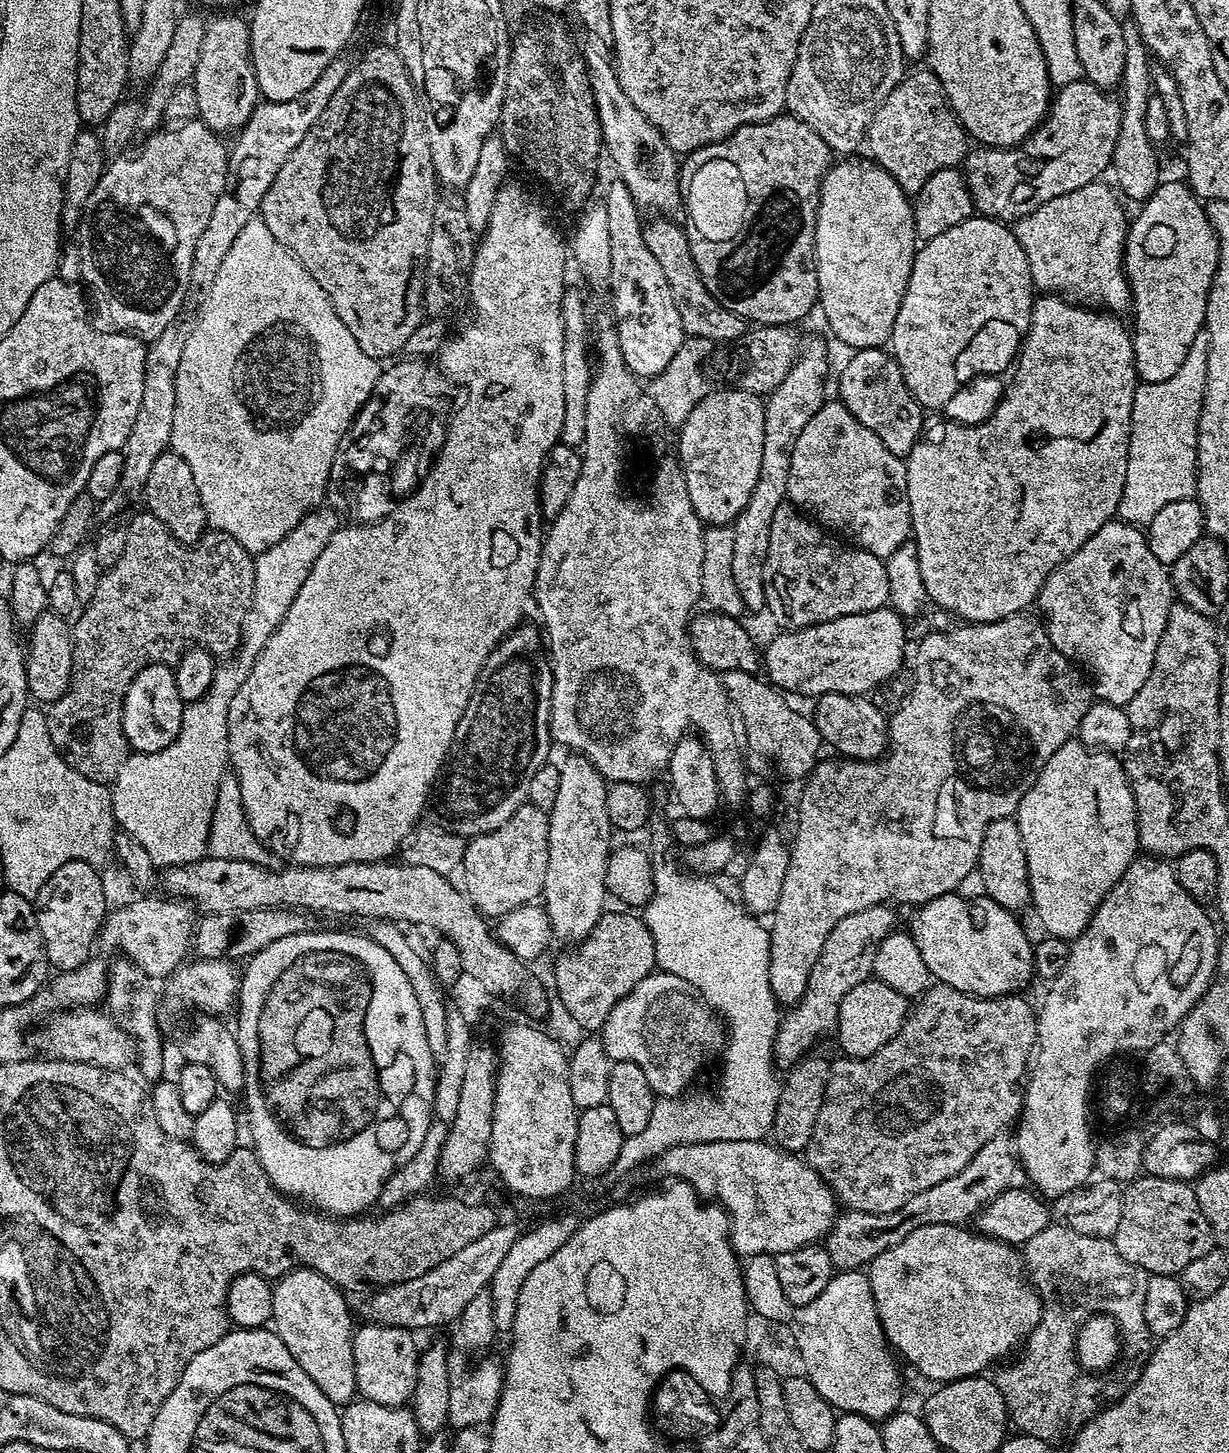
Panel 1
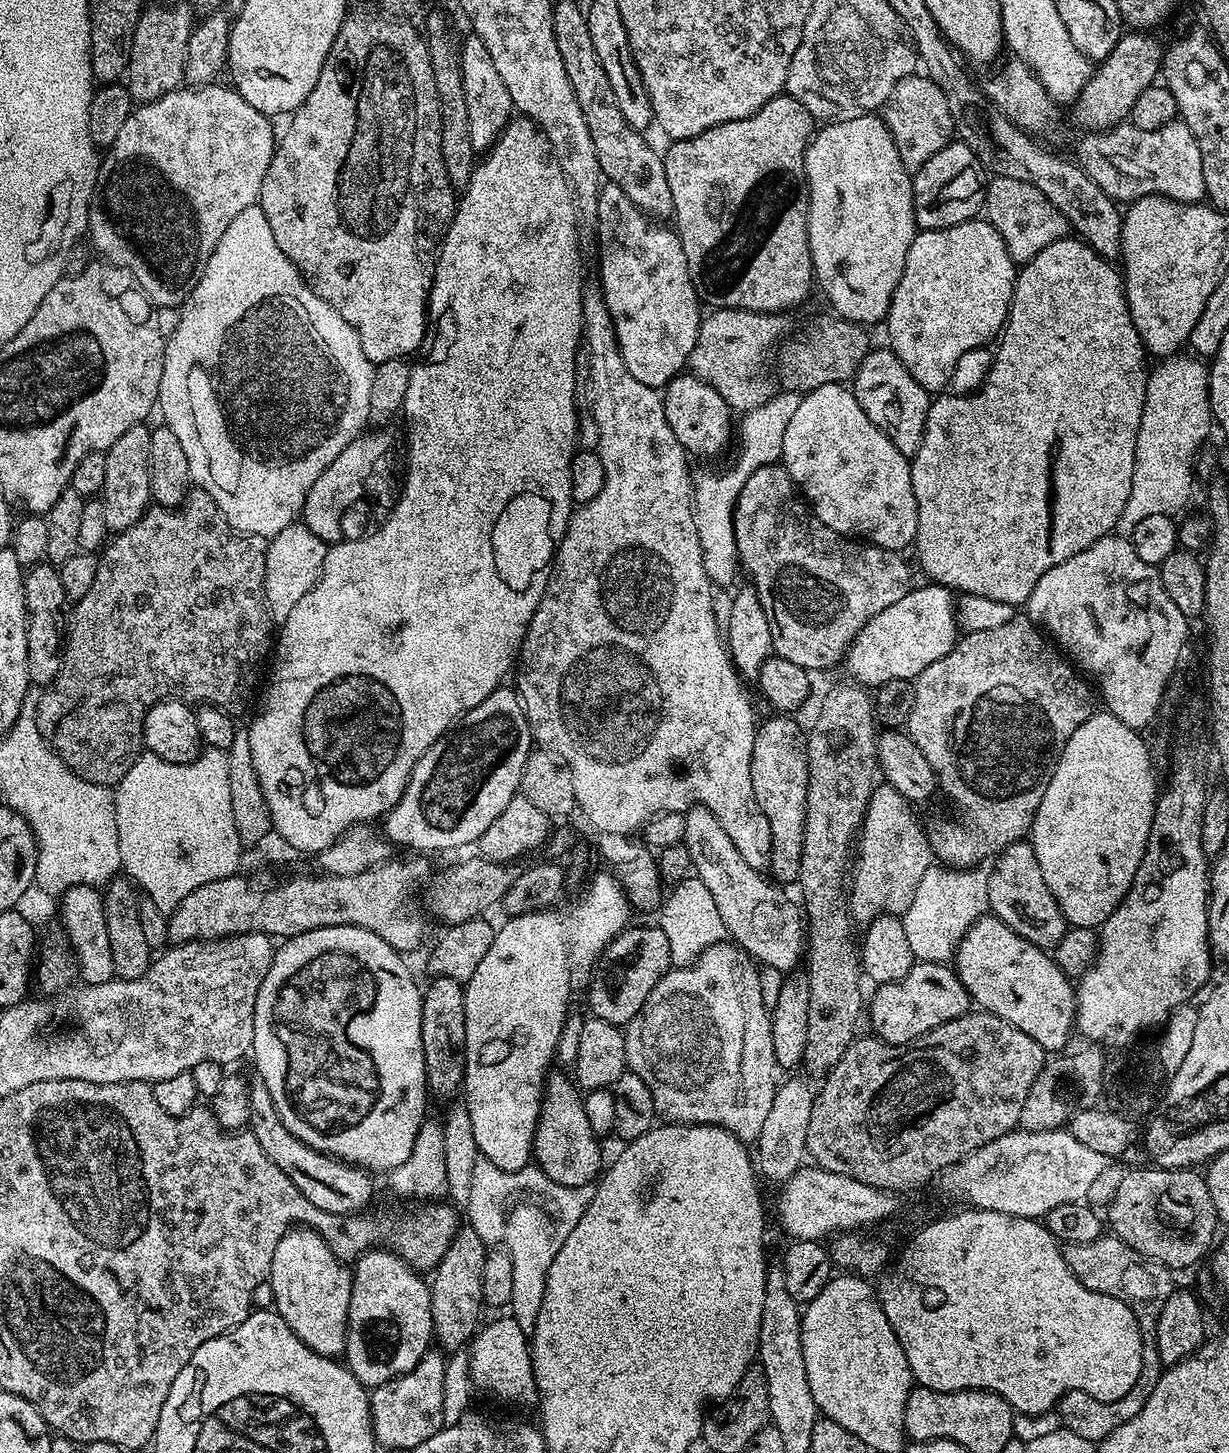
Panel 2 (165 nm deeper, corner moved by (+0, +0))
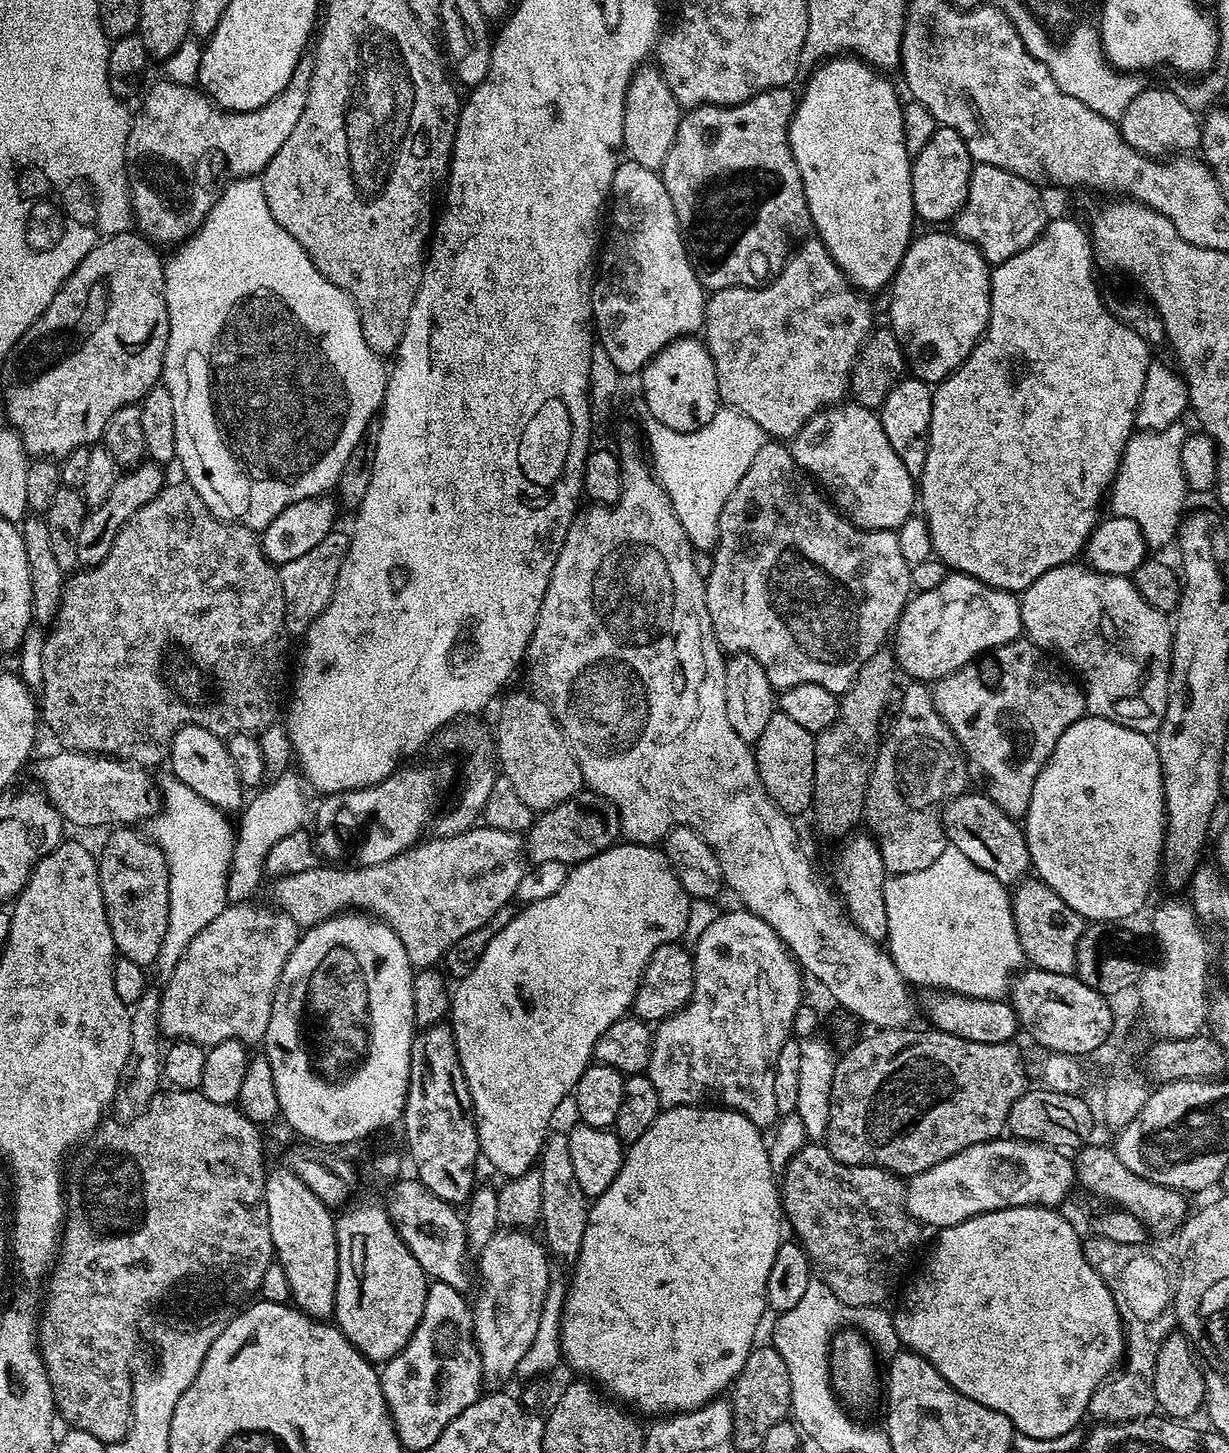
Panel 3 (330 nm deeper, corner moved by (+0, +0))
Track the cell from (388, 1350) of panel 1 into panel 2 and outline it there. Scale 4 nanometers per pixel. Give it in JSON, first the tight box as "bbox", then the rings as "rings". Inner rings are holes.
{"bbox":[343,1250,433,1390],"rings":[[[387,1250],[363,1252],[356,1257],[351,1273],[348,1341],[343,1355],[354,1378],[371,1390],[414,1370],[433,1347],[431,1287],[401,1256]]]}

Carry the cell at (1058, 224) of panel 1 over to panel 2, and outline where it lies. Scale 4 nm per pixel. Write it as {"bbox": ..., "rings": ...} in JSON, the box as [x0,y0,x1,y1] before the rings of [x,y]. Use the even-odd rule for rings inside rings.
{"bbox":[982,176,1070,266],"rings":[[[997,176],[987,181],[982,212],[994,230],[1002,234],[1002,242],[1006,242],[1006,250],[1017,266],[1046,250],[1050,242],[1065,239],[1070,232],[1068,220],[1047,200],[1046,194],[1030,182],[1015,178]]]}

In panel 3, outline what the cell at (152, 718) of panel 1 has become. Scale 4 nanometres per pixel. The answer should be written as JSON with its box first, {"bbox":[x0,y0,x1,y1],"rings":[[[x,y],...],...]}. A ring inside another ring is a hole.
{"bbox":[167,724,246,814],"rings":[[[188,724],[177,730],[168,751],[167,763],[172,764],[171,775],[175,779],[181,780],[225,813],[232,814],[236,807],[235,812],[245,803],[246,792],[238,778],[238,770],[234,770],[234,762],[230,762],[228,745],[210,730],[197,724]]]}

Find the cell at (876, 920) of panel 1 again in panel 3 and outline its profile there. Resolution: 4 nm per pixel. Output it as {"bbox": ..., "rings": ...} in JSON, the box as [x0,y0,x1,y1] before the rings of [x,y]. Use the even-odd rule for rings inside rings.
{"bbox":[863,682,970,874],"rings":[[[924,682],[909,683],[900,704],[900,717],[892,724],[892,733],[883,737],[876,754],[876,761],[868,779],[868,789],[864,799],[863,819],[868,820],[867,831],[880,848],[885,873],[914,874],[914,870],[926,870],[930,862],[935,862],[950,845],[940,824],[942,805],[969,791],[970,773],[964,751],[954,738],[950,726],[938,714],[932,701],[932,688]]]}

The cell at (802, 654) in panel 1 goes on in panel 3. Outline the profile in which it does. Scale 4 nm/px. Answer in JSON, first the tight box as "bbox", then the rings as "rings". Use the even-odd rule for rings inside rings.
{"bbox":[894,571,1021,682],"rings":[[[949,571],[942,586],[916,592],[909,599],[894,629],[894,655],[903,675],[905,672],[916,682],[935,682],[1021,636],[1020,601],[1013,593],[986,586],[961,572]]]}

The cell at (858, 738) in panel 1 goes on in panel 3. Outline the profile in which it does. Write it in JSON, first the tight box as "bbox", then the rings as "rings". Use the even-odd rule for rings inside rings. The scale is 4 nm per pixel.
{"bbox":[940,790,1032,886],"rings":[[[969,790],[947,801],[940,813],[940,824],[949,845],[962,850],[983,875],[998,878],[1005,886],[1015,886],[1029,875],[1032,859],[1023,827],[1017,817],[1007,816],[983,791]]]}

